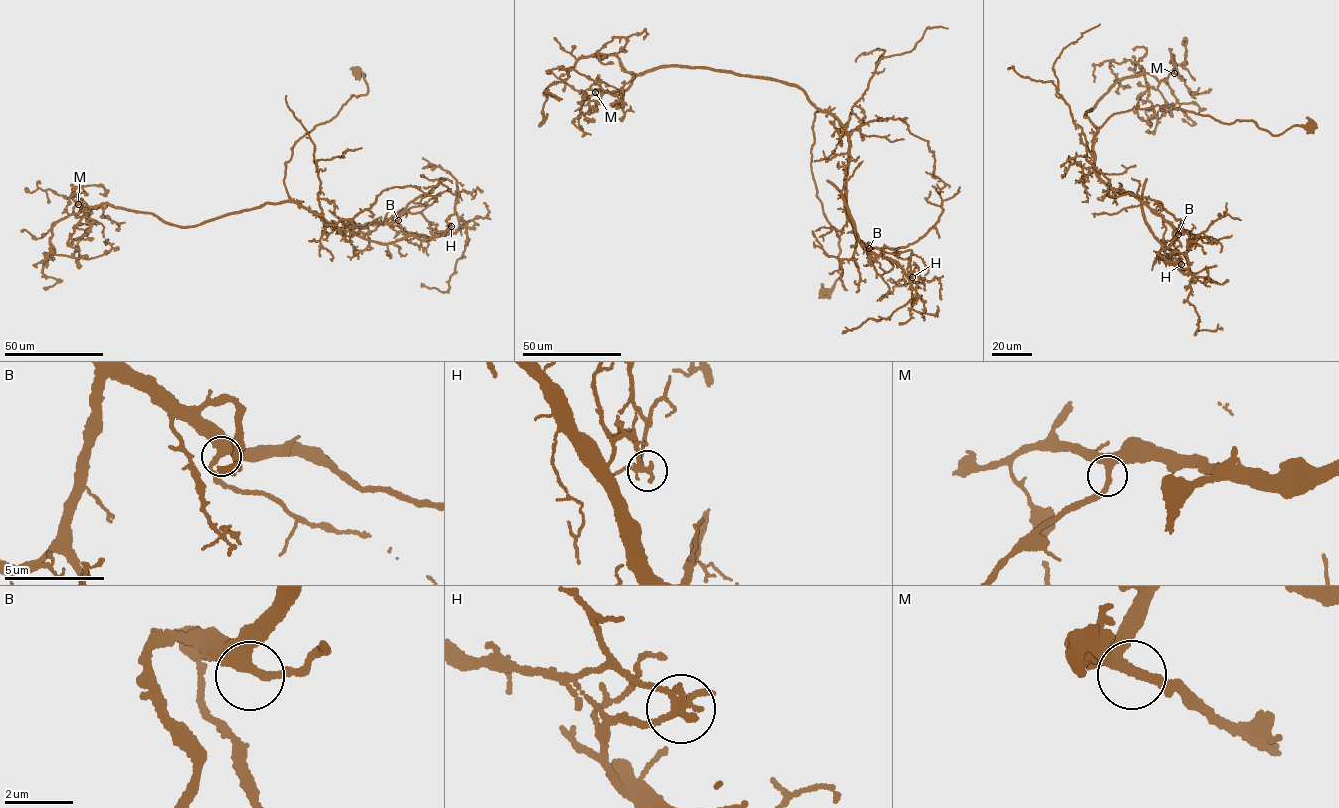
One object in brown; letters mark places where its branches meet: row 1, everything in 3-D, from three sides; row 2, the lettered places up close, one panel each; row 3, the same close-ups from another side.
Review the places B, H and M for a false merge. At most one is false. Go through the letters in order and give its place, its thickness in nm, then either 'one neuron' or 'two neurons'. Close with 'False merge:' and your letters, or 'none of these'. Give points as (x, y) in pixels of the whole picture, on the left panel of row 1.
B: at (398, 220); 360 nm thick; one neuron
H: at (451, 226); 200 nm thick; two neurons
M: at (78, 204); 300 nm thick; one neuron
False merge: H

